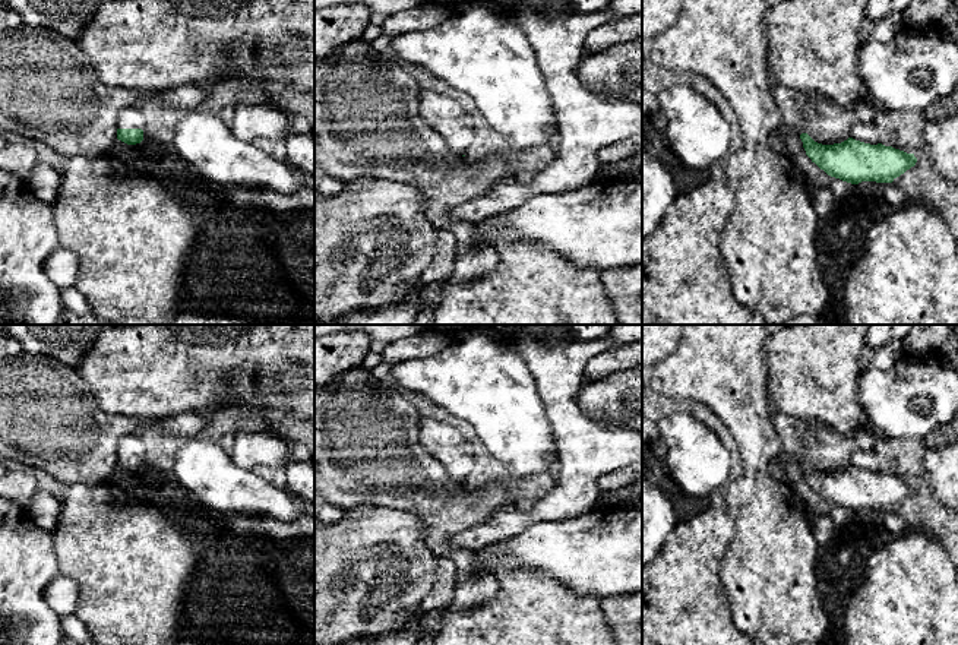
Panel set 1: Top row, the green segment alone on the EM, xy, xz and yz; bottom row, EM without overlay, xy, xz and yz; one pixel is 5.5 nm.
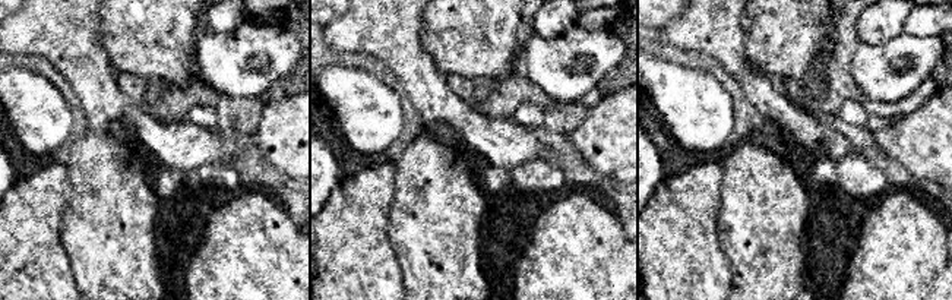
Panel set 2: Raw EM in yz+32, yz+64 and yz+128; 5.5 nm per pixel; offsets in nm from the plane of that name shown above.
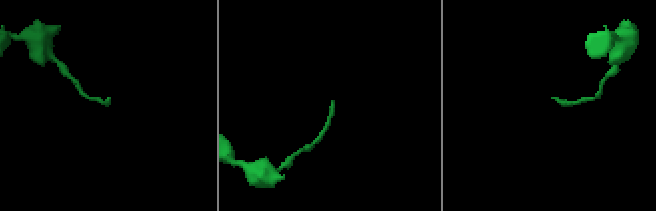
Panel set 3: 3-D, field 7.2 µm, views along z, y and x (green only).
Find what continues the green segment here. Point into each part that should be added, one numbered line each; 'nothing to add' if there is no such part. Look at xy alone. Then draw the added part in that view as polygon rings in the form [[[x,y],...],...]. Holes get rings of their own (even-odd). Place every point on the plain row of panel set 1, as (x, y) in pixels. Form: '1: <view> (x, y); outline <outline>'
1: xy (130, 445); outline [[[139,431],[123,436],[117,446],[117,456],[142,456],[145,455],[145,445]]]

